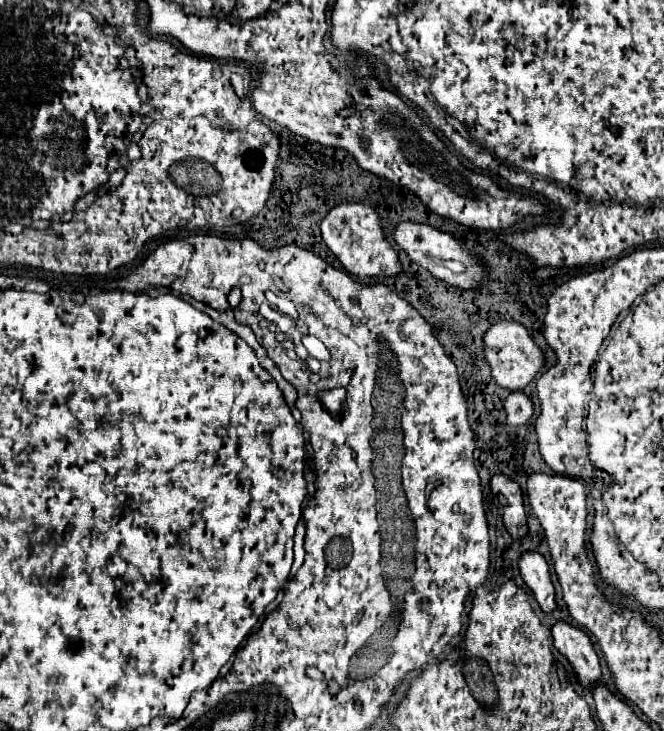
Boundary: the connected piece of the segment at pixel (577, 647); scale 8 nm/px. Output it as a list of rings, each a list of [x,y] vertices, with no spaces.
[[[559,620],[553,626],[553,638],[555,648],[569,660],[573,666],[573,672],[581,686],[595,686],[601,680],[601,666],[599,658],[593,650],[593,644],[589,636],[575,626],[569,626],[567,622]]]

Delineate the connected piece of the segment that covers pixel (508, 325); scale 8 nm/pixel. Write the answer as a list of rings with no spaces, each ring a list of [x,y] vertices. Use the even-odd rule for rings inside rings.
[[[499,322],[493,324],[485,334],[485,356],[491,364],[491,376],[501,388],[507,390],[523,390],[545,364],[545,356],[541,348],[533,342],[527,328],[517,322]]]

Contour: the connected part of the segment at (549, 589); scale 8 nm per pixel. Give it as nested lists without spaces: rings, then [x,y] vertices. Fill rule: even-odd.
[[[525,552],[519,560],[519,568],[521,568],[521,578],[531,588],[541,610],[553,612],[557,606],[555,604],[555,588],[553,588],[549,566],[547,566],[545,558],[539,552]]]

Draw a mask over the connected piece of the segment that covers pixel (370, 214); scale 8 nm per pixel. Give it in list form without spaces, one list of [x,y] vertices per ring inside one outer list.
[[[337,204],[321,222],[321,238],[347,272],[359,278],[397,276],[403,272],[397,250],[387,242],[377,212],[367,204]]]

